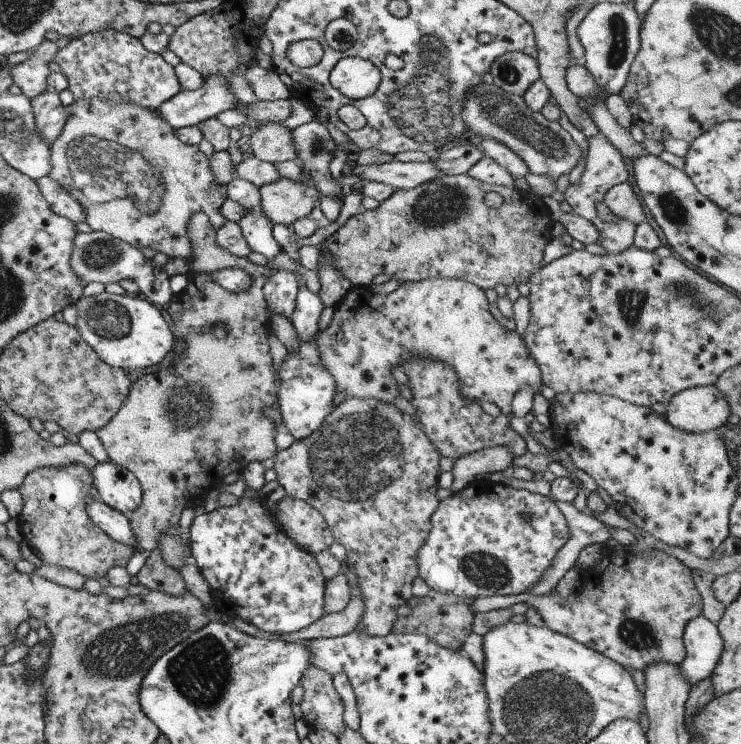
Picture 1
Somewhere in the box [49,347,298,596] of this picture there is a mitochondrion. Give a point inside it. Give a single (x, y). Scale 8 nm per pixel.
(194, 406)

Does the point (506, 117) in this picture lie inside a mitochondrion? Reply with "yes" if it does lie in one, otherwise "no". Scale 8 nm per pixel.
yes

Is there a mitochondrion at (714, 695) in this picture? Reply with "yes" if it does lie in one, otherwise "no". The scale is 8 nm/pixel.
no

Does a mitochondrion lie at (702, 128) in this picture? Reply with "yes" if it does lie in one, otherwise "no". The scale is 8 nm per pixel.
no

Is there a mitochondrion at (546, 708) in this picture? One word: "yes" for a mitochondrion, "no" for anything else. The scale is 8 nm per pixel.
yes

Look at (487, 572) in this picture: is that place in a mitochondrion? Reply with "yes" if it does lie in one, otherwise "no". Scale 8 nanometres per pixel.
yes

